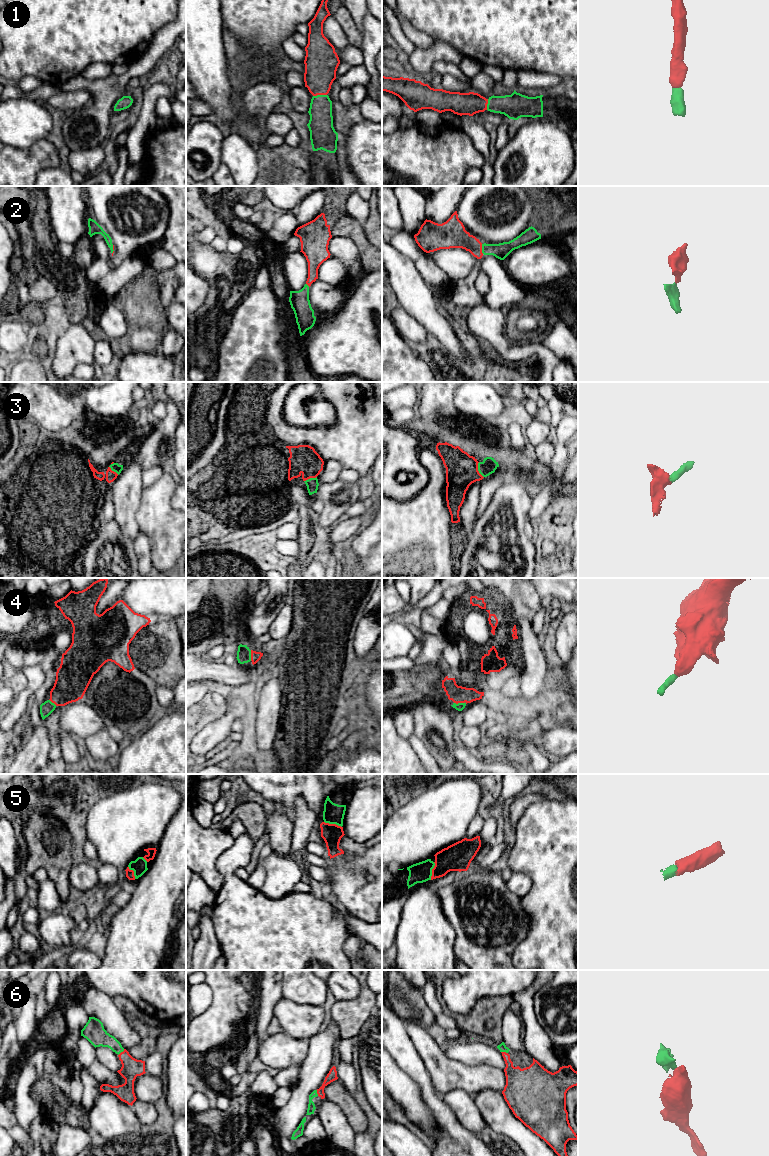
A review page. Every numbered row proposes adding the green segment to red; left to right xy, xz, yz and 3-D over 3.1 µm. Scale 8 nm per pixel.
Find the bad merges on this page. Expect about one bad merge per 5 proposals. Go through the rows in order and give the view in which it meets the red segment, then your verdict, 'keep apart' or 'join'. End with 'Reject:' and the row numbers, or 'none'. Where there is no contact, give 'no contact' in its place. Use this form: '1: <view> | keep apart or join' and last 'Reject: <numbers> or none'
1: xz | join
2: yz | join
3: yz | join
4: yz | join
5: xz | join
6: xy | join
Reject: none

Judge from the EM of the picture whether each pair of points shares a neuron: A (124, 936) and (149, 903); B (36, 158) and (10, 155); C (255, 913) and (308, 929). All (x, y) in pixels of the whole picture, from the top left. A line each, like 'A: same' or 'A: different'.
A: same
B: same
C: same

